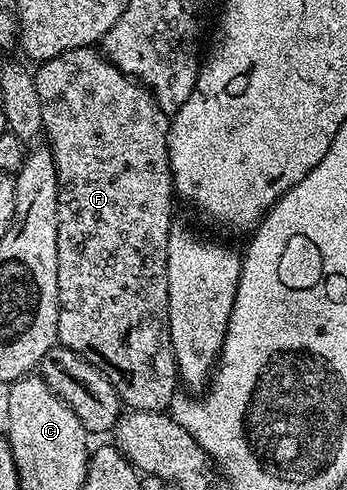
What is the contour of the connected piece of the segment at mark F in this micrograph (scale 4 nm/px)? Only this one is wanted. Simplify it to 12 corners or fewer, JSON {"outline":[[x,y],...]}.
{"outline":[[97,48],[33,70],[58,339],[179,392],[170,117]]}

